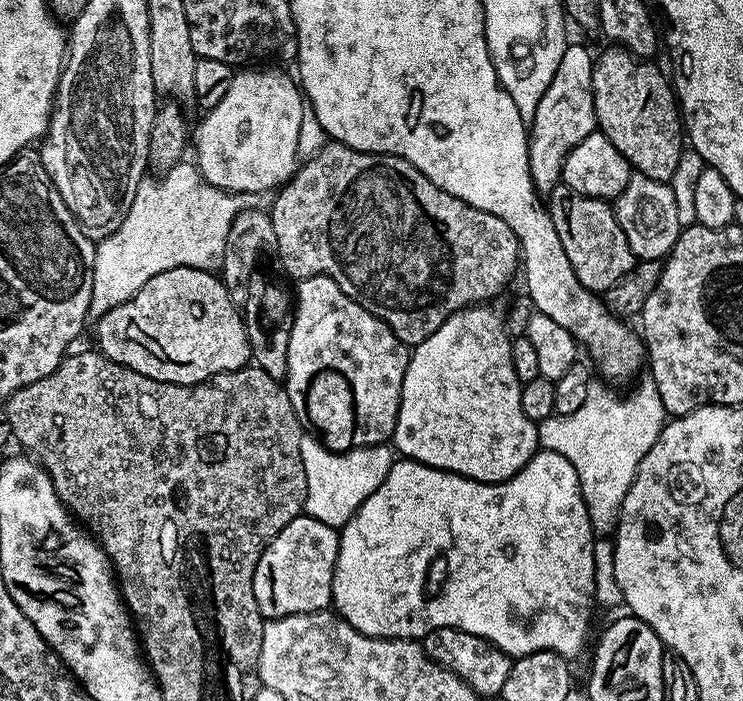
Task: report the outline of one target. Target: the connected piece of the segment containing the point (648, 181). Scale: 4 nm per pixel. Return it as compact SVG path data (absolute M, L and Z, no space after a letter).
M634 174L630 182L626 182L626 190L616 197L614 211L618 226L622 226L622 234L626 234L626 242L630 242L630 250L637 261L663 261L680 237L682 218L678 214L678 202L671 183Z

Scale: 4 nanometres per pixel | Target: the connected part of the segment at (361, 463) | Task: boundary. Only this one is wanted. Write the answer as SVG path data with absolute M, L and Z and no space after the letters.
M304 434L300 437L300 449L308 487L304 512L337 530L343 528L346 522L350 522L358 506L362 506L362 502L366 502L366 498L370 498L370 494L374 494L374 490L382 486L394 463L394 452L388 444L352 448L348 452L331 452L319 439Z

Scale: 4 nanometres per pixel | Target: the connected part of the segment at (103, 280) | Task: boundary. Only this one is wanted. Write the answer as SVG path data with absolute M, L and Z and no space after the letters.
M192 162L176 164L169 172L155 178L157 180L151 178L141 180L127 216L116 227L115 232L99 241L92 271L90 312L93 317L104 316L110 309L126 302L138 290L142 290L142 286L146 286L146 282L150 282L154 274L162 274L175 268L201 268L207 272L219 269L226 250L226 234L234 218L244 208L255 208L258 204L255 195L224 192L213 184L207 184Z

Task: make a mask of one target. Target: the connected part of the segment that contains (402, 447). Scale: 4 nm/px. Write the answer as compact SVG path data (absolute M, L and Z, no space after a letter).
M483 303L471 308L458 310L450 318L446 318L446 322L442 322L442 326L438 326L438 330L434 330L434 334L430 334L430 338L426 338L411 349L410 359L406 366L406 374L402 378L400 409L398 410L396 429L392 435L391 443L401 457L409 460L417 460L431 468L441 468L447 472L456 472L460 476L465 476L478 482L501 484L501 482L510 479L514 474L518 474L518 470L522 470L526 466L526 462L530 462L530 458L536 455L540 448L540 430L534 421L526 418L526 414L522 414L521 382L514 370L514 358L512 357L513 337L509 335L505 328L505 313L501 309L498 310L492 307L496 306L489 306L487 303Z

